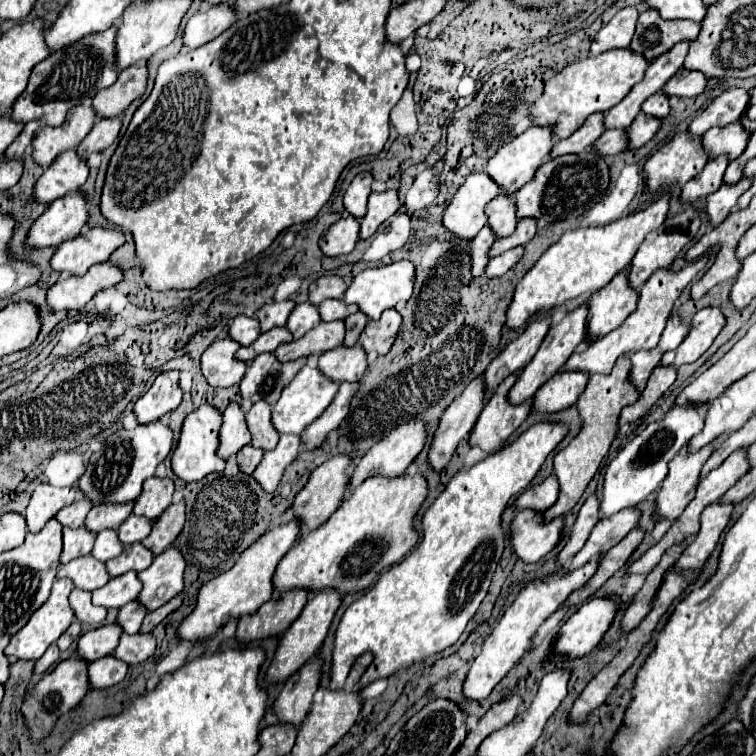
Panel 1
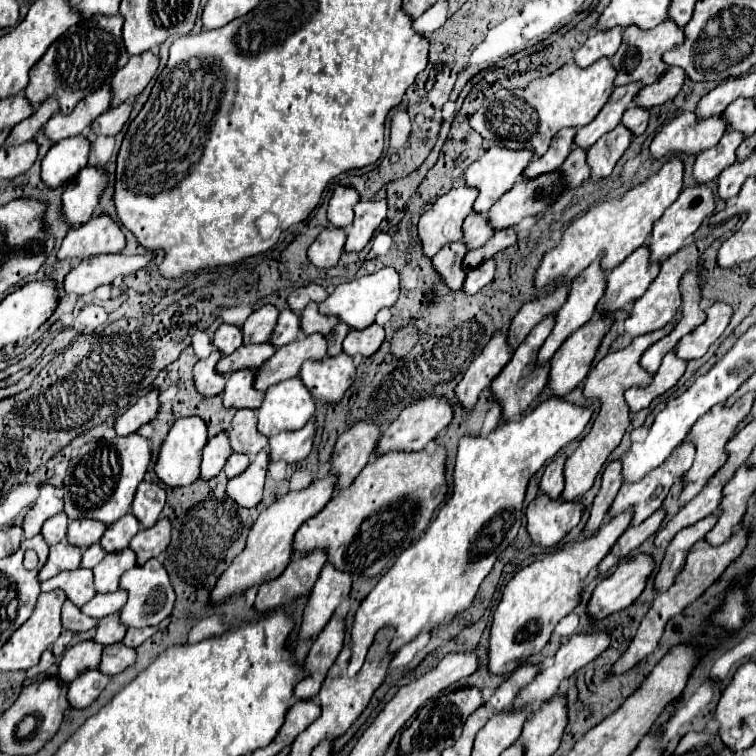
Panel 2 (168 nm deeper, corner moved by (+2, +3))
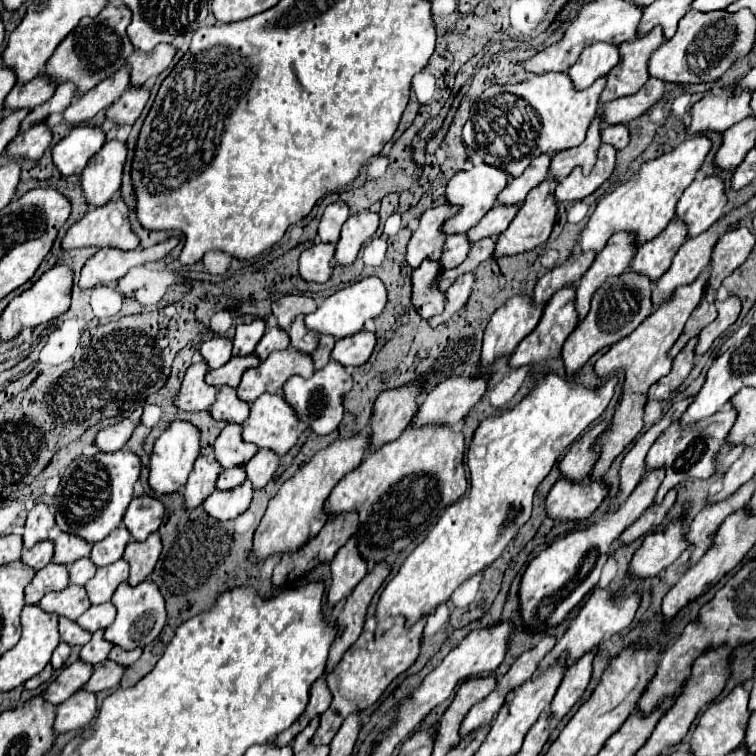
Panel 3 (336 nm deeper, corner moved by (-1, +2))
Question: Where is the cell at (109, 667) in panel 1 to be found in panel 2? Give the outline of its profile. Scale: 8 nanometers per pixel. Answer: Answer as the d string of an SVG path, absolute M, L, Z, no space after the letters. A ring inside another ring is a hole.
M97 669L91 671L91 673L79 675L69 685L69 691L67 691L69 707L73 707L73 709L87 709L99 697L99 693L105 689L107 683L109 683L109 677L99 673Z

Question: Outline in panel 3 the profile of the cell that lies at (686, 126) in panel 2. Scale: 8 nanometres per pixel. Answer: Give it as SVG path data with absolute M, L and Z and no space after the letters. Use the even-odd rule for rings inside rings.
M730 86L722 96L706 96L692 106L690 124L686 124L690 136L726 132L730 126L750 116L750 92L732 96L732 88L734 86Z

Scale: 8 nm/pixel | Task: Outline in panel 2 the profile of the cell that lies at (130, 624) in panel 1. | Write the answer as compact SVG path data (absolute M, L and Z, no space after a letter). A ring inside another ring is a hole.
M115 613L115 615L107 615L105 619L101 619L97 623L93 641L107 647L107 645L119 643L123 637L125 637L125 627L121 627L121 623L119 623L119 613Z

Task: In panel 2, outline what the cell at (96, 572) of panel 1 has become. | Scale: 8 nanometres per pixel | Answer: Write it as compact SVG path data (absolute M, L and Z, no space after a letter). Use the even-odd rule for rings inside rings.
M75 569L75 571L59 573L57 577L43 581L41 585L43 585L43 593L61 589L67 595L67 599L71 599L71 603L77 607L83 607L83 603L95 597L91 569Z

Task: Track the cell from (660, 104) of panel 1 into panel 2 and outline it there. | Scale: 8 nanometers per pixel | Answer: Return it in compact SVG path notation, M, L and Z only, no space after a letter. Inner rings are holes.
M631 105L625 113L623 113L623 127L631 129L631 135L641 135L649 123L649 111L637 105Z

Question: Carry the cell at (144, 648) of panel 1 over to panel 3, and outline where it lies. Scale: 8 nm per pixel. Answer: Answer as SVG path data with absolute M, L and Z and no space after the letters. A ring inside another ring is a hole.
M104 660L102 664L96 664L96 666L94 666L94 674L92 674L92 678L88 680L86 690L98 694L100 690L114 688L114 686L120 684L124 672L126 672L126 666L124 666L124 664L118 664L118 662L114 662L114 660Z

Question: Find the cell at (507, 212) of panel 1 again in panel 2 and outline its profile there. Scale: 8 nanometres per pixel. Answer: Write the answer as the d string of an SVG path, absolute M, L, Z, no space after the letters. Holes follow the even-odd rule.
M471 213L465 223L463 223L463 237L461 241L469 247L469 249L477 249L481 247L491 235L493 235L493 227L489 225L487 217L481 213Z

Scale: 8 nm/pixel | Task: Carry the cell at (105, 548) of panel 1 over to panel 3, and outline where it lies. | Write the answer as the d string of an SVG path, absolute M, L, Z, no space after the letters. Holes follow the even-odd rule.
M80 558L70 566L70 584L86 584L96 574L96 566L90 558Z

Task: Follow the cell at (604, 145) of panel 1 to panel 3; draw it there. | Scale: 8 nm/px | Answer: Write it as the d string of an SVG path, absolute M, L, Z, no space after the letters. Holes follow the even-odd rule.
M546 178L538 188L534 188L526 200L522 202L522 208L520 212L516 214L516 218L512 220L512 224L508 226L506 232L500 234L498 238L498 248L494 252L494 256L506 256L506 254L520 254L520 252L526 252L526 250L532 250L540 244L544 244L552 232L552 226L554 226L554 220L556 220L556 214L558 214L558 200L554 196L554 190L558 186L558 180L556 178Z

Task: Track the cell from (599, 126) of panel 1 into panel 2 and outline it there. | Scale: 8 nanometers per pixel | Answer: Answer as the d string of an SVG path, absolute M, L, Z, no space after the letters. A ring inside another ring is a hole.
M561 129L553 139L551 139L551 145L549 145L549 151L539 157L539 159L533 159L531 165L527 165L523 177L525 179L535 179L543 173L551 173L555 171L563 159L571 153L571 145L573 145L573 137L575 137L575 129Z

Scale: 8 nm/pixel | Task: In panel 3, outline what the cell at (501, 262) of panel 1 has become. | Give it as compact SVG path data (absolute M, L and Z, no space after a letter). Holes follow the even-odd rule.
M468 272L456 278L456 282L450 286L450 290L446 290L446 308L440 316L434 316L430 322L430 326L438 326L442 322L446 322L452 314L456 314L460 308L464 308L464 304L468 302L472 288L476 284L476 274Z

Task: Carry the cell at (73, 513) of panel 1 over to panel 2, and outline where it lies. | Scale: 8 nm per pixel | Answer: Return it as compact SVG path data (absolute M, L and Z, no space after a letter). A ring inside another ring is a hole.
M65 513L51 517L41 529L41 535L47 541L47 545L55 545L55 543L63 541L65 533L67 533L67 515Z

